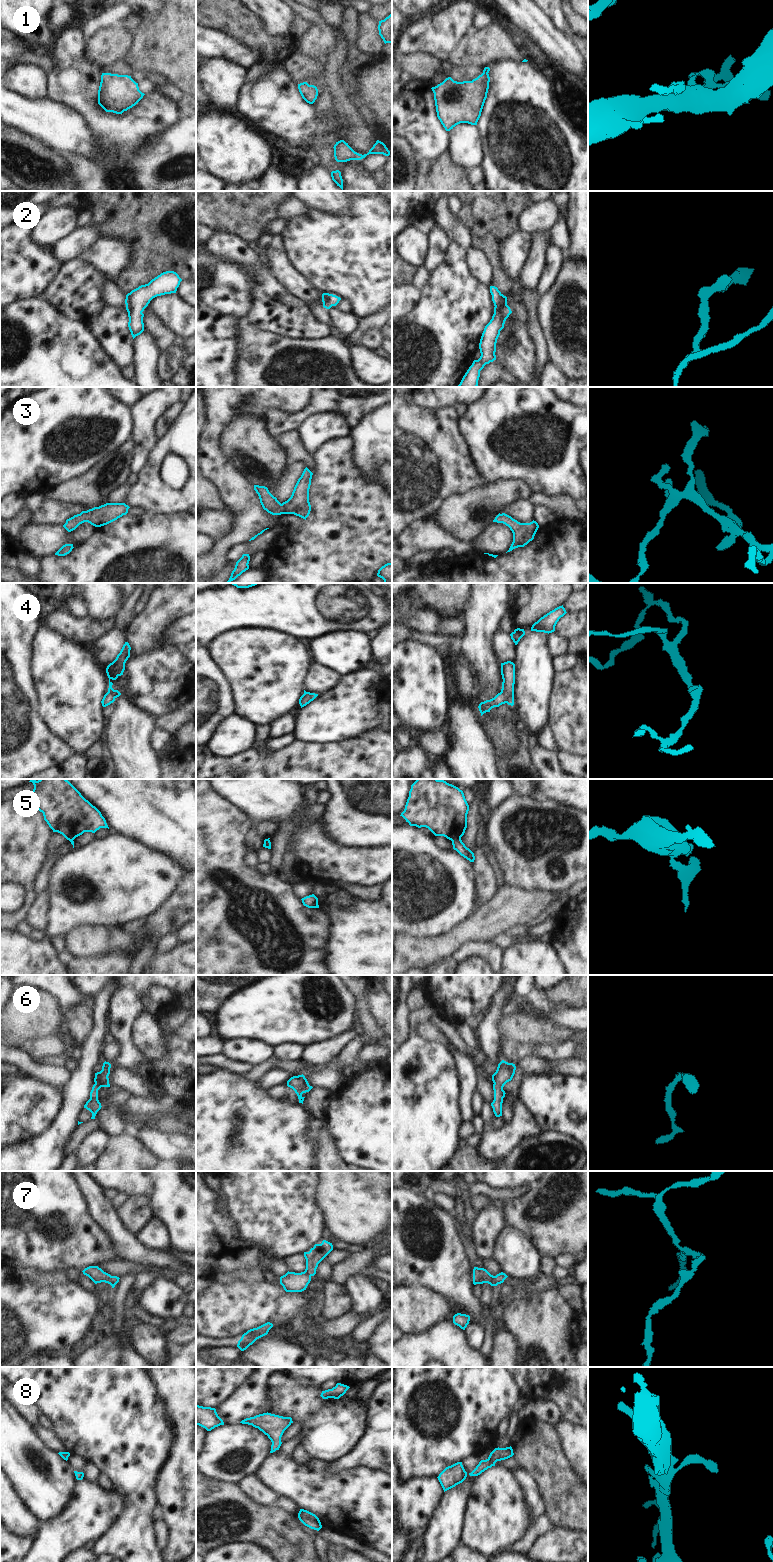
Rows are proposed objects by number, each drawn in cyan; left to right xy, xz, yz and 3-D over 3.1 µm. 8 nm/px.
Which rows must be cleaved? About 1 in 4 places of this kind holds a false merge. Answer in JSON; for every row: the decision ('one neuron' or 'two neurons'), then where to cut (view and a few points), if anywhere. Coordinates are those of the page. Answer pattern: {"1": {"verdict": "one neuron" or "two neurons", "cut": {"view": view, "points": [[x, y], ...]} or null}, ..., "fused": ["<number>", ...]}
{"1": {"verdict": "one neuron", "cut": null}, "2": {"verdict": "one neuron", "cut": null}, "3": {"verdict": "one neuron", "cut": null}, "4": {"verdict": "one neuron", "cut": null}, "5": {"verdict": "two neurons", "cut": {"view": "yz", "points": [[460, 837], [451, 840]]}}, "6": {"verdict": "one neuron", "cut": null}, "7": {"verdict": "one neuron", "cut": null}, "8": {"verdict": "one neuron", "cut": null}, "fused": ["5"]}

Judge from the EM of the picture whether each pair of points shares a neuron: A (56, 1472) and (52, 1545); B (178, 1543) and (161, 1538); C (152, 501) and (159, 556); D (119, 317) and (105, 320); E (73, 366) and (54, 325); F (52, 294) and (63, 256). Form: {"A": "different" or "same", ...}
{"A": "different", "B": "different", "C": "different", "D": "same", "E": "same", "F": "different"}

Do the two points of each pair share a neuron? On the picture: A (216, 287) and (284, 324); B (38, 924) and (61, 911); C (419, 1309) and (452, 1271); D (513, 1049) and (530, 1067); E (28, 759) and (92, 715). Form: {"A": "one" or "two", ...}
{"A": "two", "B": "two", "C": "two", "D": "two", "E": "two"}

